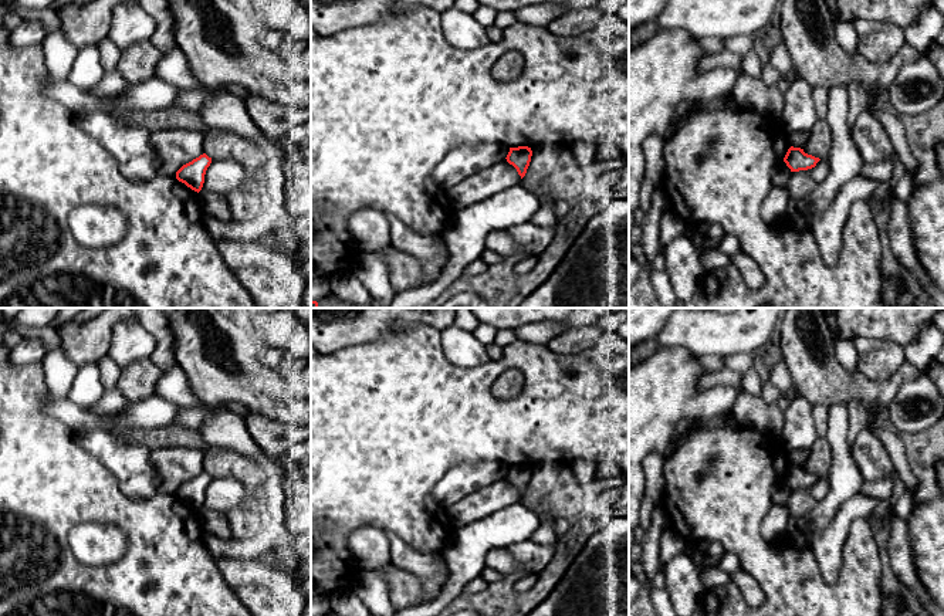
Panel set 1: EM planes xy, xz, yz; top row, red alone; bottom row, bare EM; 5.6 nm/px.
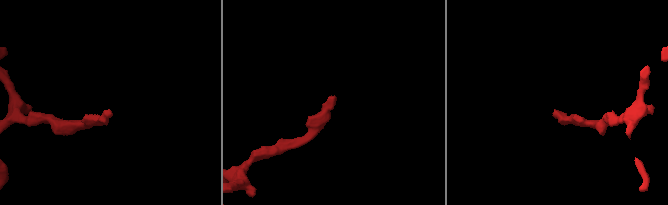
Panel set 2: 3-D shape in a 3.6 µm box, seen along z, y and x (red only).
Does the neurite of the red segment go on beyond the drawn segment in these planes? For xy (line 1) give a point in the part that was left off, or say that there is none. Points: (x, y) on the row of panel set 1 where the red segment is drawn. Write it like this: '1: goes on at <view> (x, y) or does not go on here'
1: does not go on here

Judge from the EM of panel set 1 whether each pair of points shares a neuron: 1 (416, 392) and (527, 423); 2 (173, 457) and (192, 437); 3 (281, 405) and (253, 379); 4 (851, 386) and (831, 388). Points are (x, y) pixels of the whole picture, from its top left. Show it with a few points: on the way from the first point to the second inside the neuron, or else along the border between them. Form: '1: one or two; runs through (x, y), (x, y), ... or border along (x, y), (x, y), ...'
1: one; runs through (443, 415), (450, 415), (470, 423), (500, 423)
2: two; border along (152, 449), (200, 447), (206, 453)
3: one; runs through (274, 400), (260, 386)
4: one; runs through (846, 386), (835, 386)

